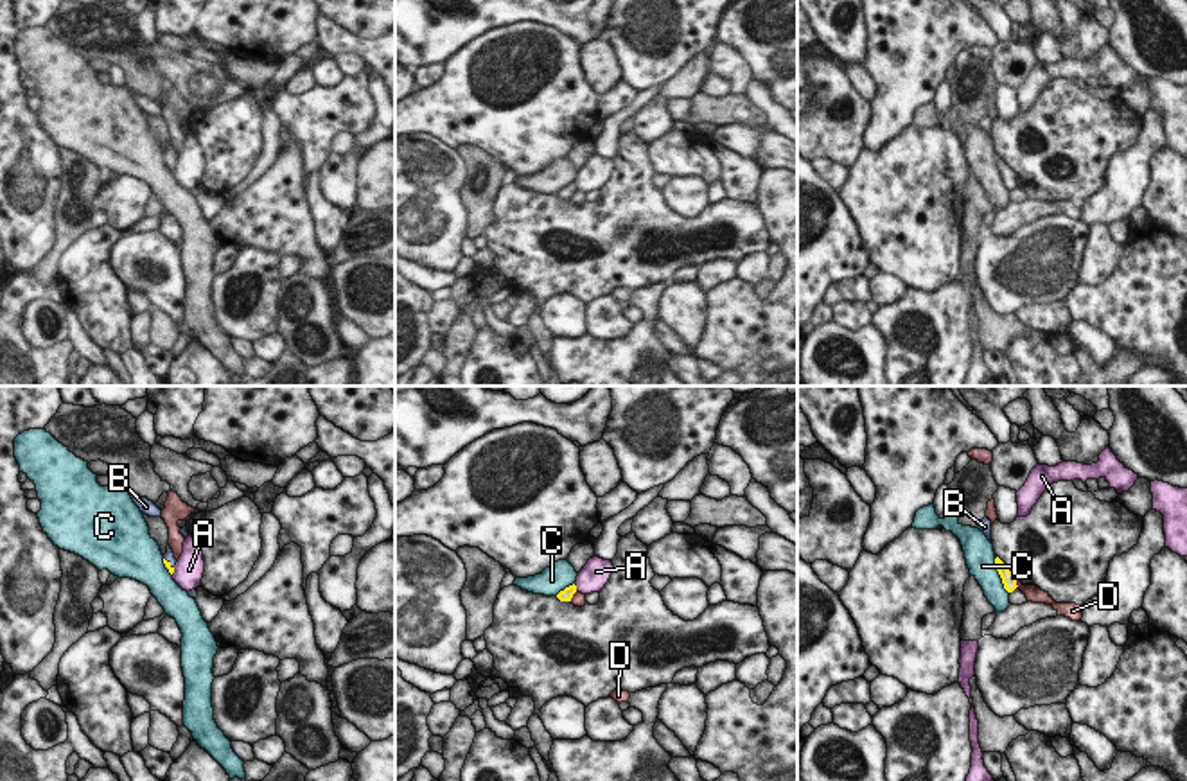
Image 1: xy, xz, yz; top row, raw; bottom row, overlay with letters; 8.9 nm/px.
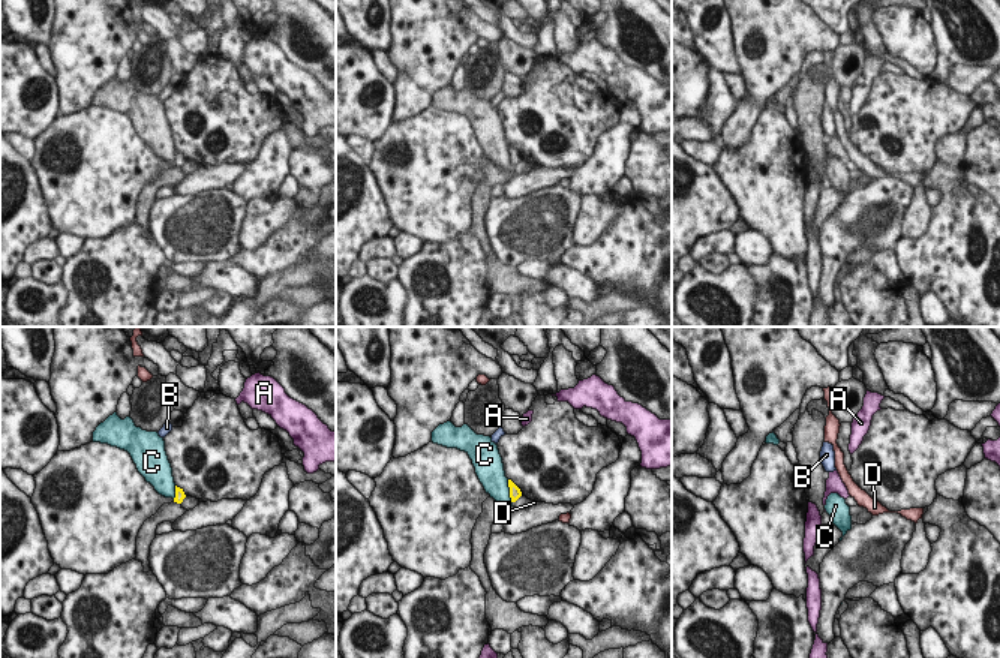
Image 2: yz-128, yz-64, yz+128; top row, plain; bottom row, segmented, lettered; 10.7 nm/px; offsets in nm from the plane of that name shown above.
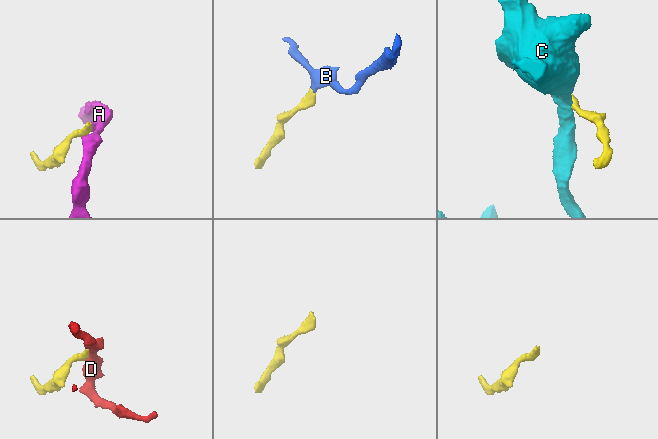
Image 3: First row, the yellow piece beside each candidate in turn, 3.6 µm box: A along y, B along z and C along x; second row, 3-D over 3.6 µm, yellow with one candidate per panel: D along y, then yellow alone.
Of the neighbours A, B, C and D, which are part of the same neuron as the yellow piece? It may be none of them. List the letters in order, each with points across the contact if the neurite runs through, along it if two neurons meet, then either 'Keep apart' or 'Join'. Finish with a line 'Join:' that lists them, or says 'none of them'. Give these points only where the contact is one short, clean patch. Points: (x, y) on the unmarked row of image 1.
A: Boundary: xz (573, 182), (577, 189). Keep apart
B: Path across: xy (167, 162), (167, 160), (169, 153). Join
C: Boundary: yz (993, 157), (1002, 185), (1008, 191). Keep apart
D: Boundary: yz (1015, 176), (1019, 184). Keep apart
Join: B

